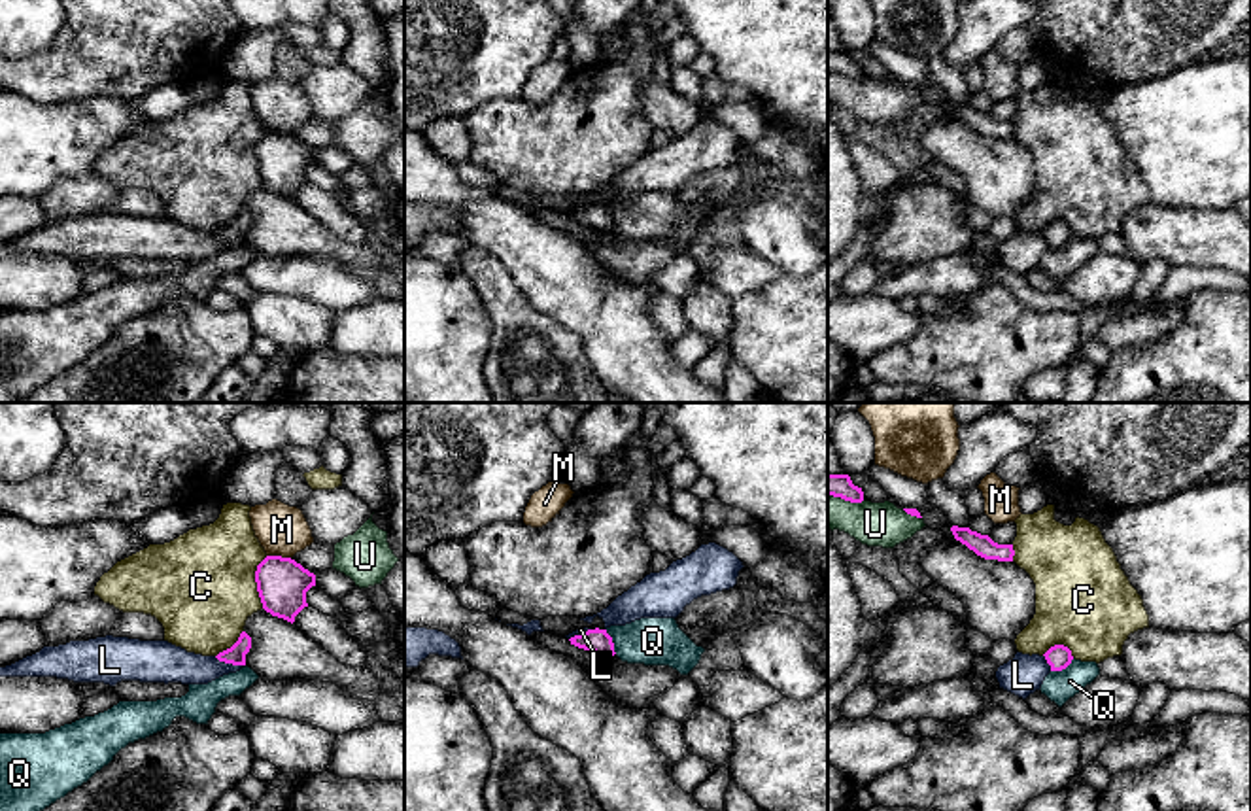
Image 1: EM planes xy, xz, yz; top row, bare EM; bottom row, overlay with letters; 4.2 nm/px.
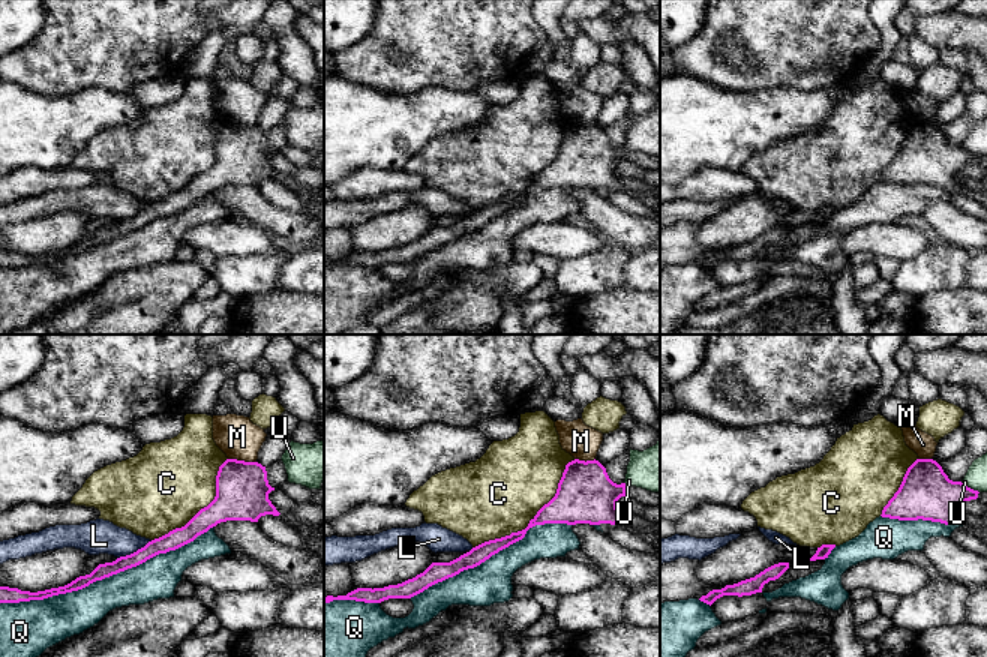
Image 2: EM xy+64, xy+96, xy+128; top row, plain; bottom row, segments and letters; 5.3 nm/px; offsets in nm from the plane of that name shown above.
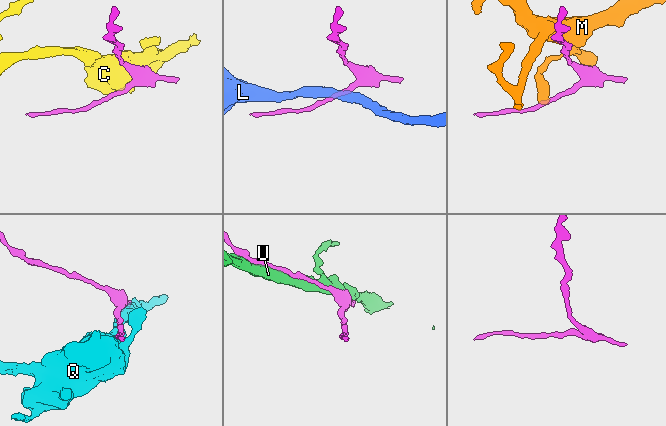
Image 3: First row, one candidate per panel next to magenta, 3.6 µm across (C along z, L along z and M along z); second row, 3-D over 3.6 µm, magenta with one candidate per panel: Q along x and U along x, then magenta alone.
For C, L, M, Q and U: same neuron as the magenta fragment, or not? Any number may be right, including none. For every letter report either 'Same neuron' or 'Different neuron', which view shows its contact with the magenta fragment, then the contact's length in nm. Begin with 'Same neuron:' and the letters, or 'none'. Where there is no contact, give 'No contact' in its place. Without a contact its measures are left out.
Same neuron: none
C: Different neuron. Touches magenta in xy. Shared border 220 nm
L: Different neuron. Touches magenta in xy. Shared border 140 nm
M: Different neuron. Touches magenta in xy. Shared border 110 nm
Q: Different neuron. Touches magenta in yz. Shared border 120 nm
U: Different neuron. Touches magenta in yz. Shared border 160 nm

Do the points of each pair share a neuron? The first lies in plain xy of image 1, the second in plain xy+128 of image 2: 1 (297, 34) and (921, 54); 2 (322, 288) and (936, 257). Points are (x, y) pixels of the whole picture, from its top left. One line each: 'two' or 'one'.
1: one
2: two

